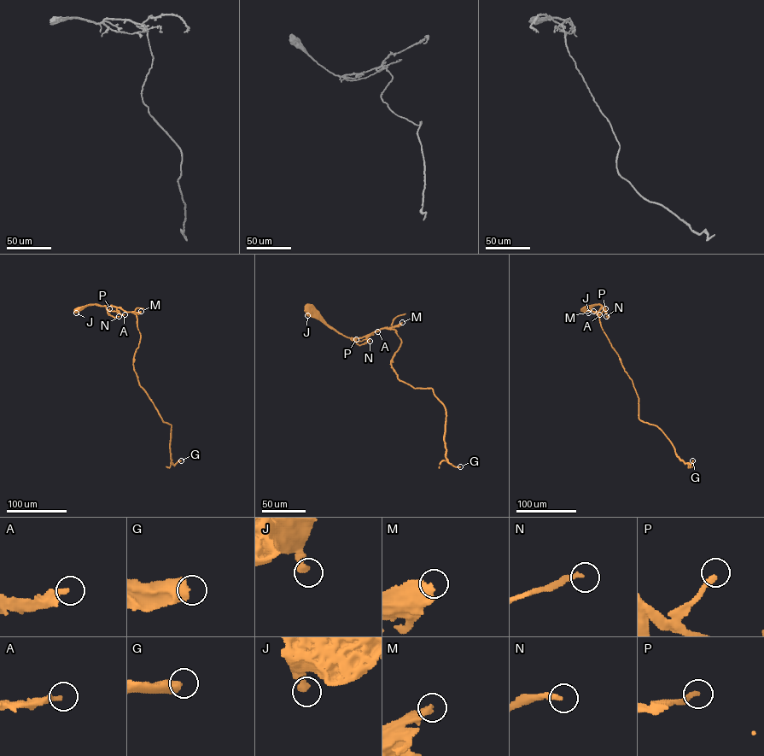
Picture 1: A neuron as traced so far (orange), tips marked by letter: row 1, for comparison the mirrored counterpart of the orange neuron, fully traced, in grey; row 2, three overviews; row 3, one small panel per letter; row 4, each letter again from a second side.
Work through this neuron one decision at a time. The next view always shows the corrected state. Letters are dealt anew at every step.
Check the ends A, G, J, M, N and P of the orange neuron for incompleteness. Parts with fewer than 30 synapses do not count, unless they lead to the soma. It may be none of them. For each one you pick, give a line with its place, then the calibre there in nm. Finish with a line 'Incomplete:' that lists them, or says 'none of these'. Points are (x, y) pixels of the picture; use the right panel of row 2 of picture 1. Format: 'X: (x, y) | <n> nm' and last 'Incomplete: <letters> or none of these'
A: (599, 314) | 240 nm
M: (593, 311) | 480 nm
Incomplete: A, M

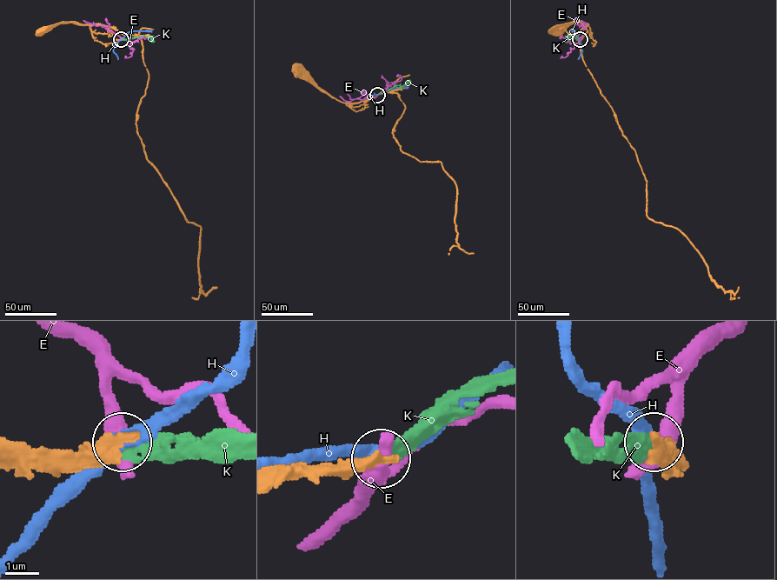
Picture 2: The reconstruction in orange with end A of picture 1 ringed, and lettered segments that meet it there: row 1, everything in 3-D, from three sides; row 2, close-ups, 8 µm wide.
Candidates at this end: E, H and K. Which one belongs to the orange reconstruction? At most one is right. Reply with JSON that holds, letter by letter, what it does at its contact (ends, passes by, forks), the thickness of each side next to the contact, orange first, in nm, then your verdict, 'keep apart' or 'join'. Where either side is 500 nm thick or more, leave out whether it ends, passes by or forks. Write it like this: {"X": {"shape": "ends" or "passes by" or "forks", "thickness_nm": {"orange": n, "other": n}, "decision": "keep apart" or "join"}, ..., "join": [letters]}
{"E": {"thickness_nm": {"orange": 480, "other": 600}, "decision": "keep apart"}, "H": {"thickness_nm": {"orange": 500, "other": 360}, "decision": "keep apart"}, "K": {"shape": "ends", "thickness_nm": {"orange": 480, "other": 360}, "decision": "join"}, "join": ["K"]}

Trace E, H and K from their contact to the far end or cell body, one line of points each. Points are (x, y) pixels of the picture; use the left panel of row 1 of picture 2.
E: (121, 39), (102, 26), (83, 20)
H: (120, 39), (130, 31), (152, 30)
K: (120, 39), (143, 36), (153, 42)

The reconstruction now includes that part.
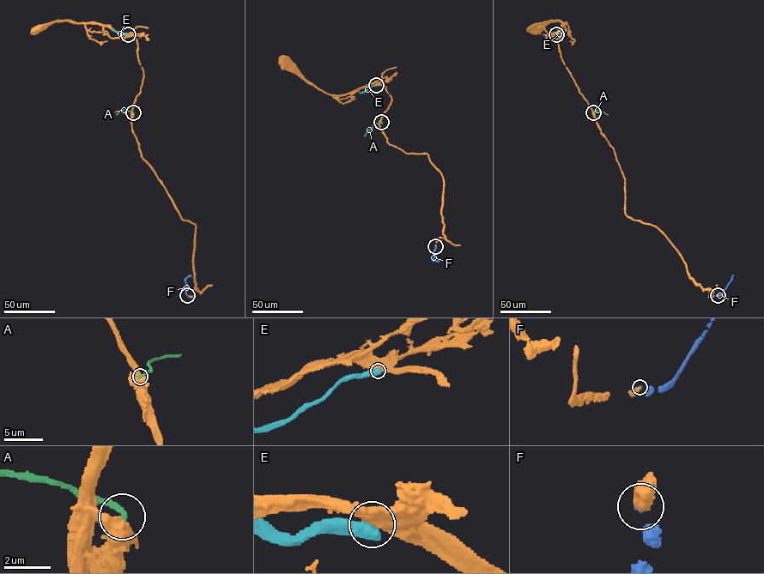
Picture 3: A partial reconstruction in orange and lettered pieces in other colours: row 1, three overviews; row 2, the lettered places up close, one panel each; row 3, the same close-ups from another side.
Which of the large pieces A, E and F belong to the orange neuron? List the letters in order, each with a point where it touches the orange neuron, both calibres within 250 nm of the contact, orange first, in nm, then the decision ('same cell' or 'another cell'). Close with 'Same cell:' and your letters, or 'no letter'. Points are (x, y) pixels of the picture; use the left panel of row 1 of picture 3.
A: contact (133, 112); calibres 800 and 280 nm; another cell
E: contact (128, 34); calibres 650 and 650 nm; another cell
F: contact (187, 295); calibres 480 and 240 nm; same cell
Same cell: F

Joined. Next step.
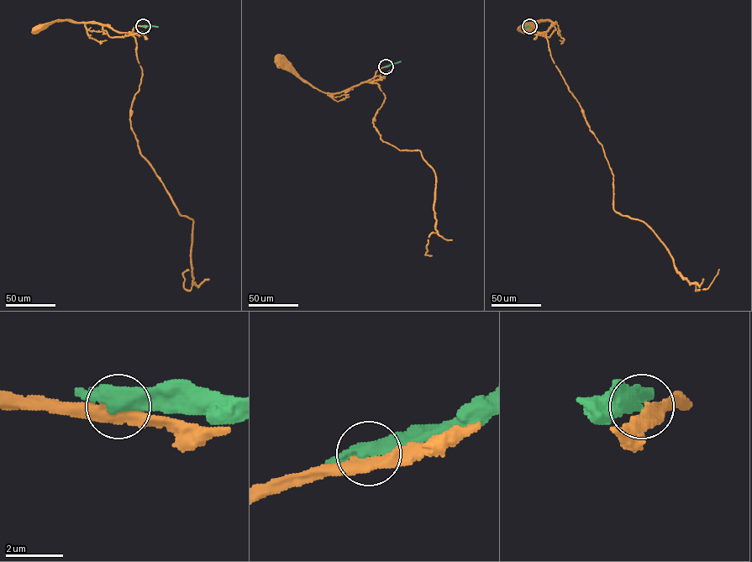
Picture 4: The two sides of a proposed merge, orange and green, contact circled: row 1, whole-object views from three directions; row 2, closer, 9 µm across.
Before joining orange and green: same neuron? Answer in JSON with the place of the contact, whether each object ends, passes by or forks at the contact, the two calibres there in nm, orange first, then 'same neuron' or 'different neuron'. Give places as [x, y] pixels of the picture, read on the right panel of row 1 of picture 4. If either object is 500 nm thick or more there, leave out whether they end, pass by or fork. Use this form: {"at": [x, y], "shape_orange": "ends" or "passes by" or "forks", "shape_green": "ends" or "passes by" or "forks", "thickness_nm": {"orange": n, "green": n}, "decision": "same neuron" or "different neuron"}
{"at": [529, 26], "shape_orange": "passes by", "shape_green": "passes by", "thickness_nm": {"orange": 360, "green": 400}, "decision": "same neuron"}

